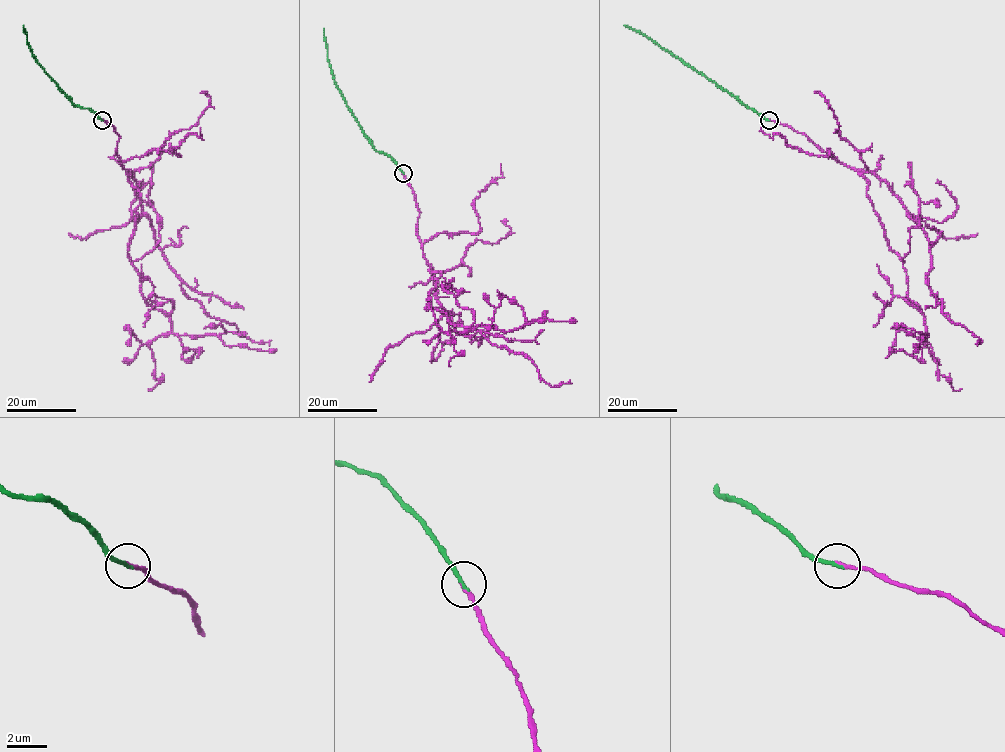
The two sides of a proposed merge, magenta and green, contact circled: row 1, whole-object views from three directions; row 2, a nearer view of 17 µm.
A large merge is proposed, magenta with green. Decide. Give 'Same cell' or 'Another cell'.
Same cell

